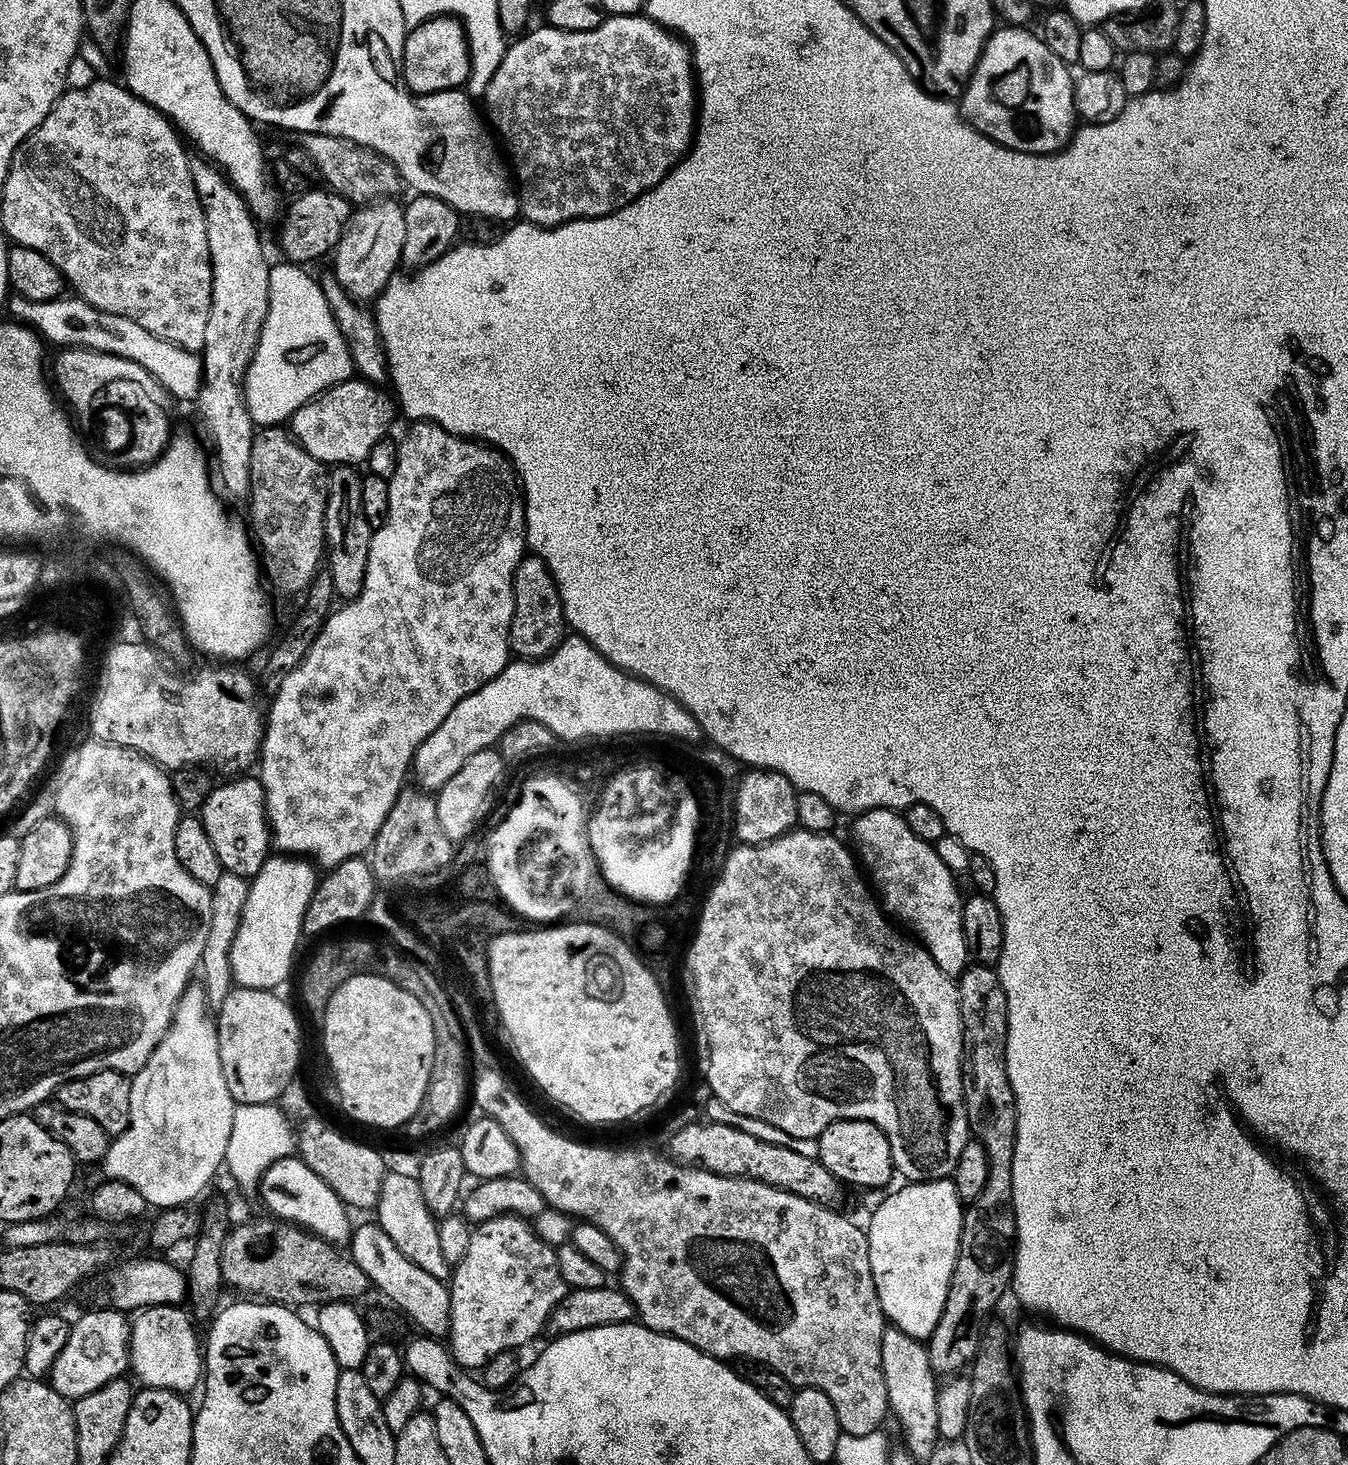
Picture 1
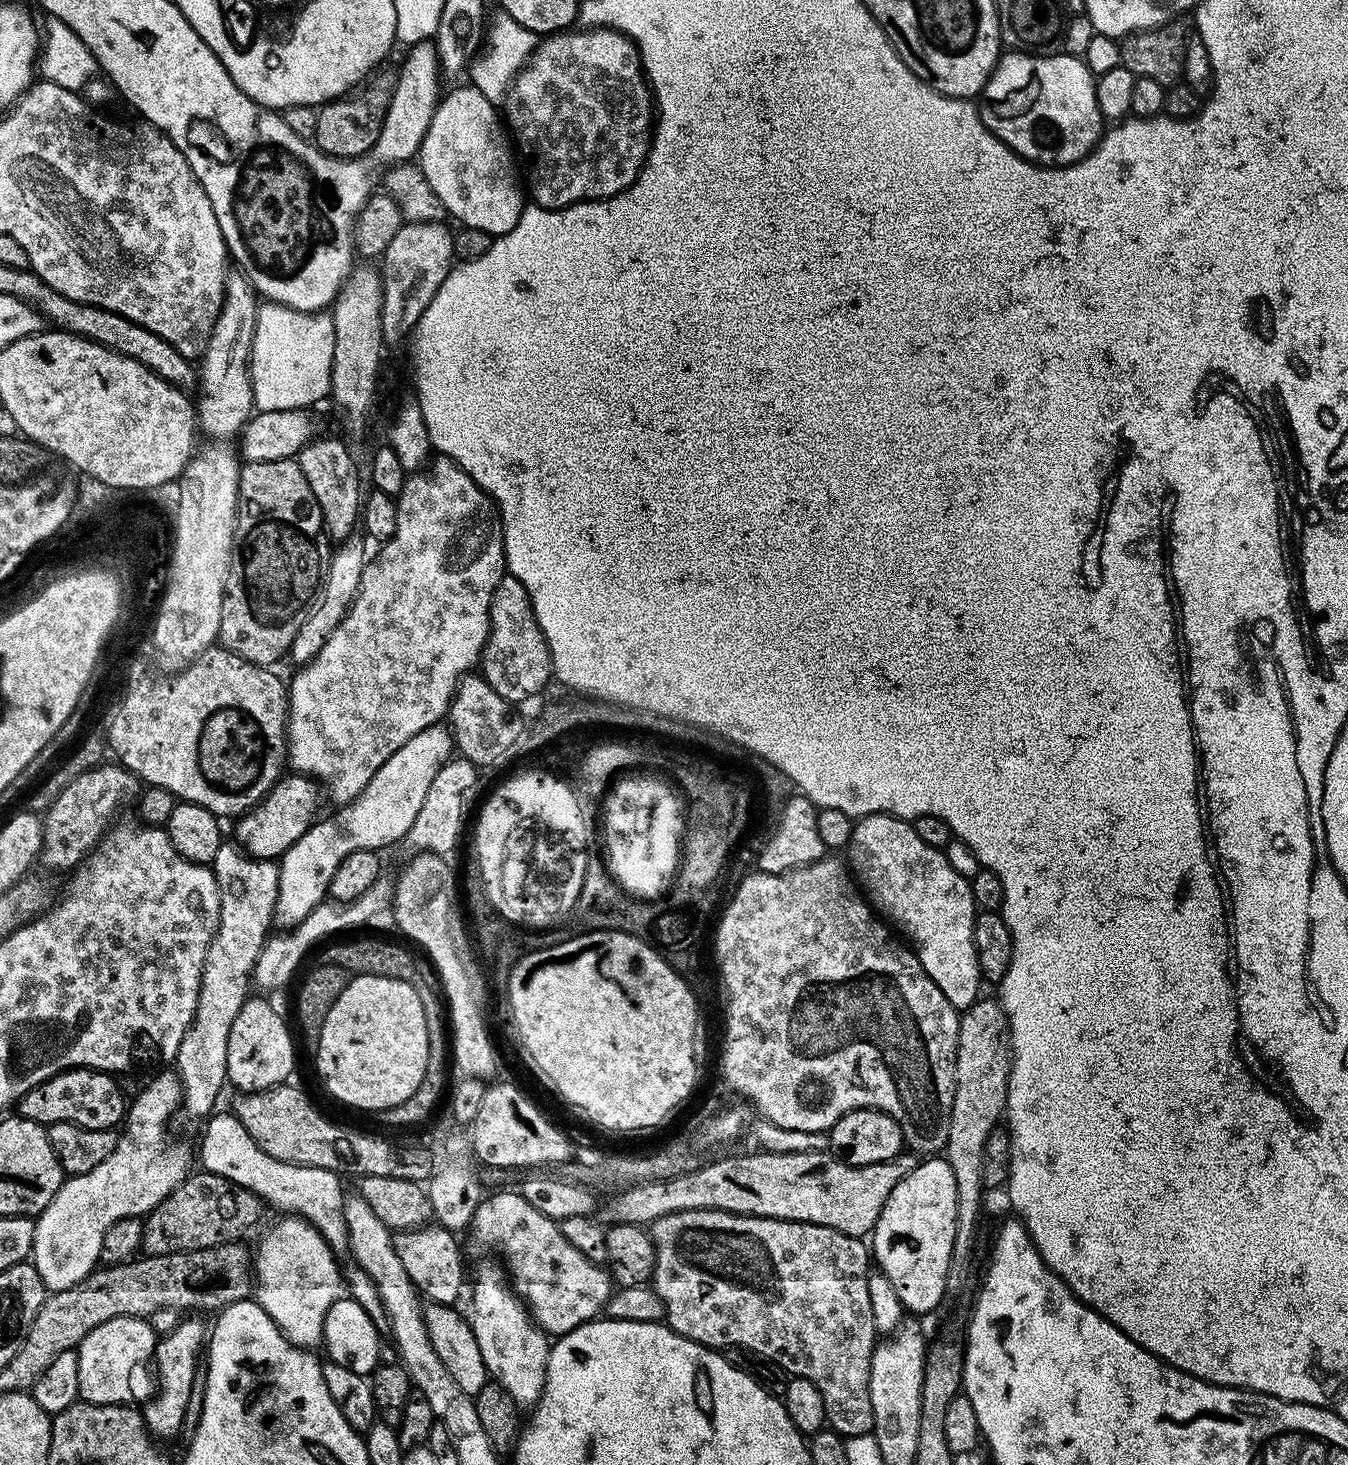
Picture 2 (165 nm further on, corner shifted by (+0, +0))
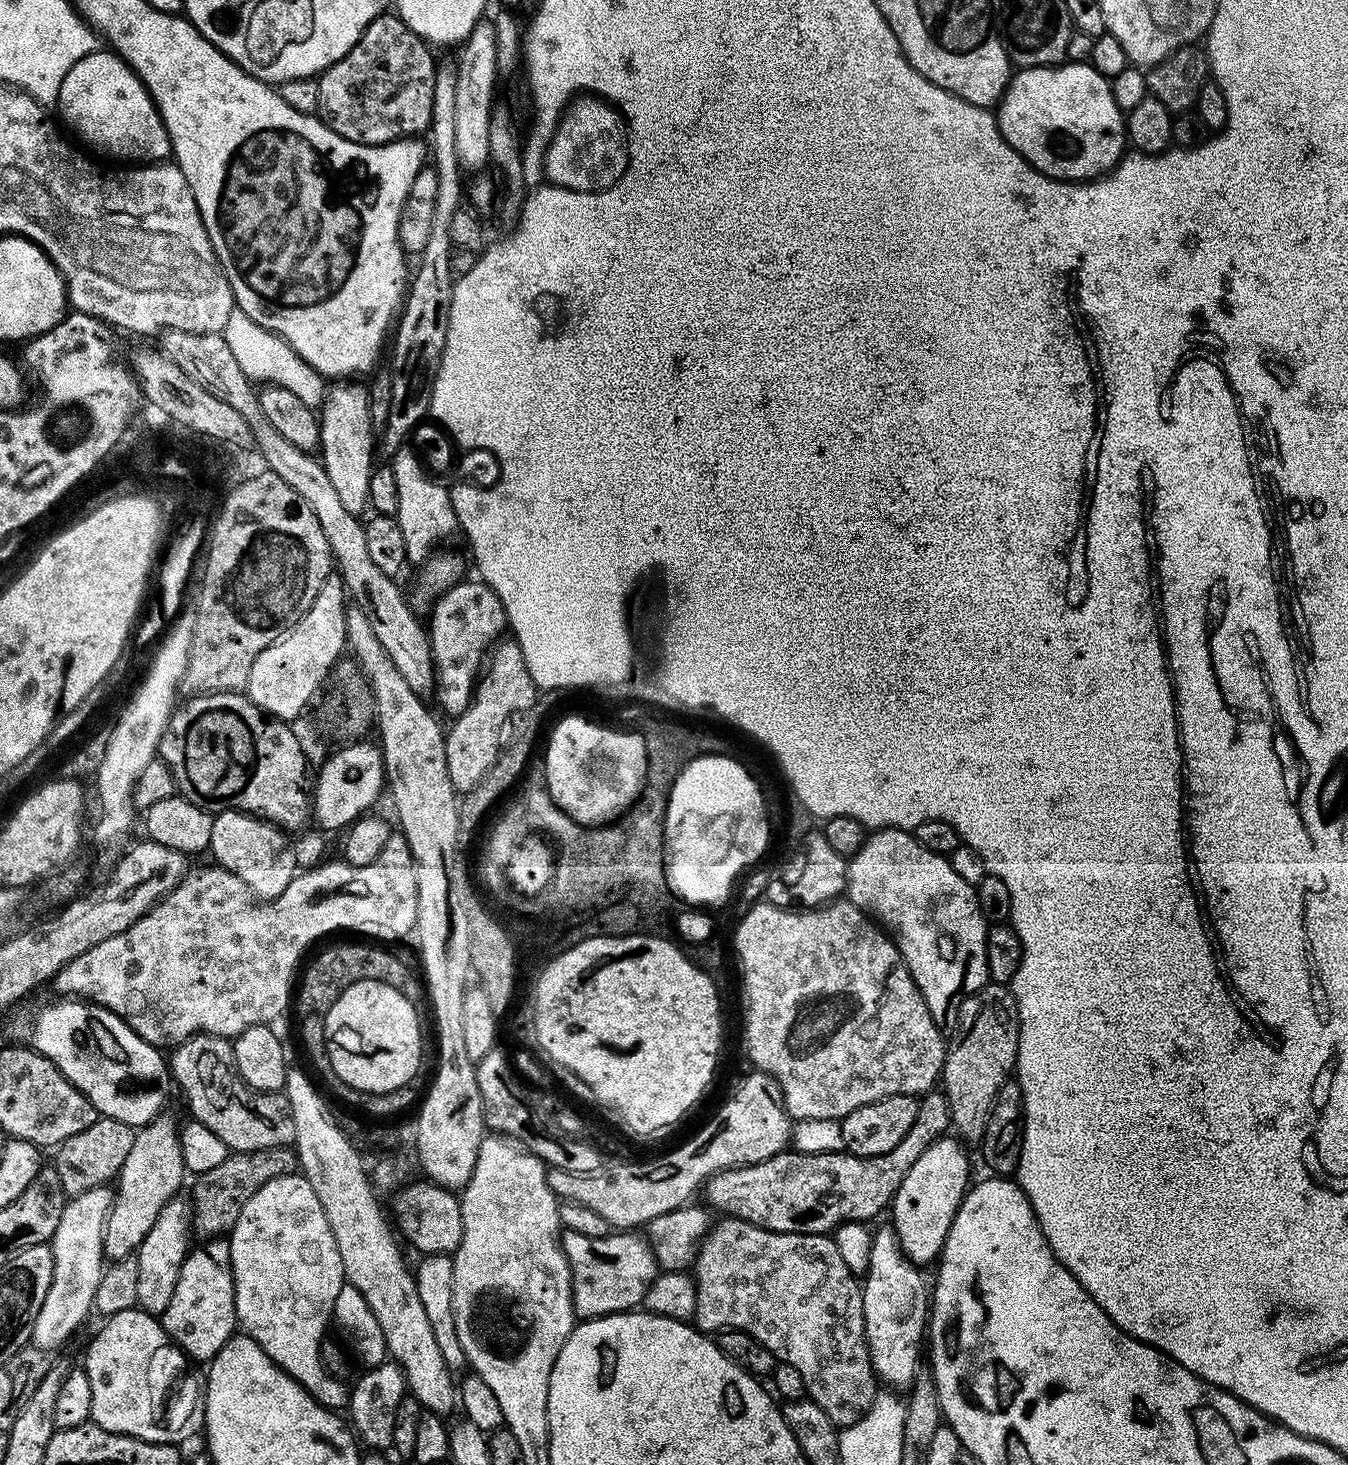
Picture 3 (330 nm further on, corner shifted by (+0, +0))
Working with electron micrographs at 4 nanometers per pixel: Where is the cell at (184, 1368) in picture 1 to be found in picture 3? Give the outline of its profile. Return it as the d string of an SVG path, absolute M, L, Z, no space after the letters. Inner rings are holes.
M177 1198L162 1206L162 1214L158 1214L158 1222L150 1226L150 1234L142 1238L134 1255L138 1262L138 1298L137 1305L143 1311L157 1318L163 1317L166 1306L170 1306L170 1297L174 1295L174 1286L178 1286L178 1274L182 1270L182 1262L188 1256L190 1243L191 1203L187 1199Z

